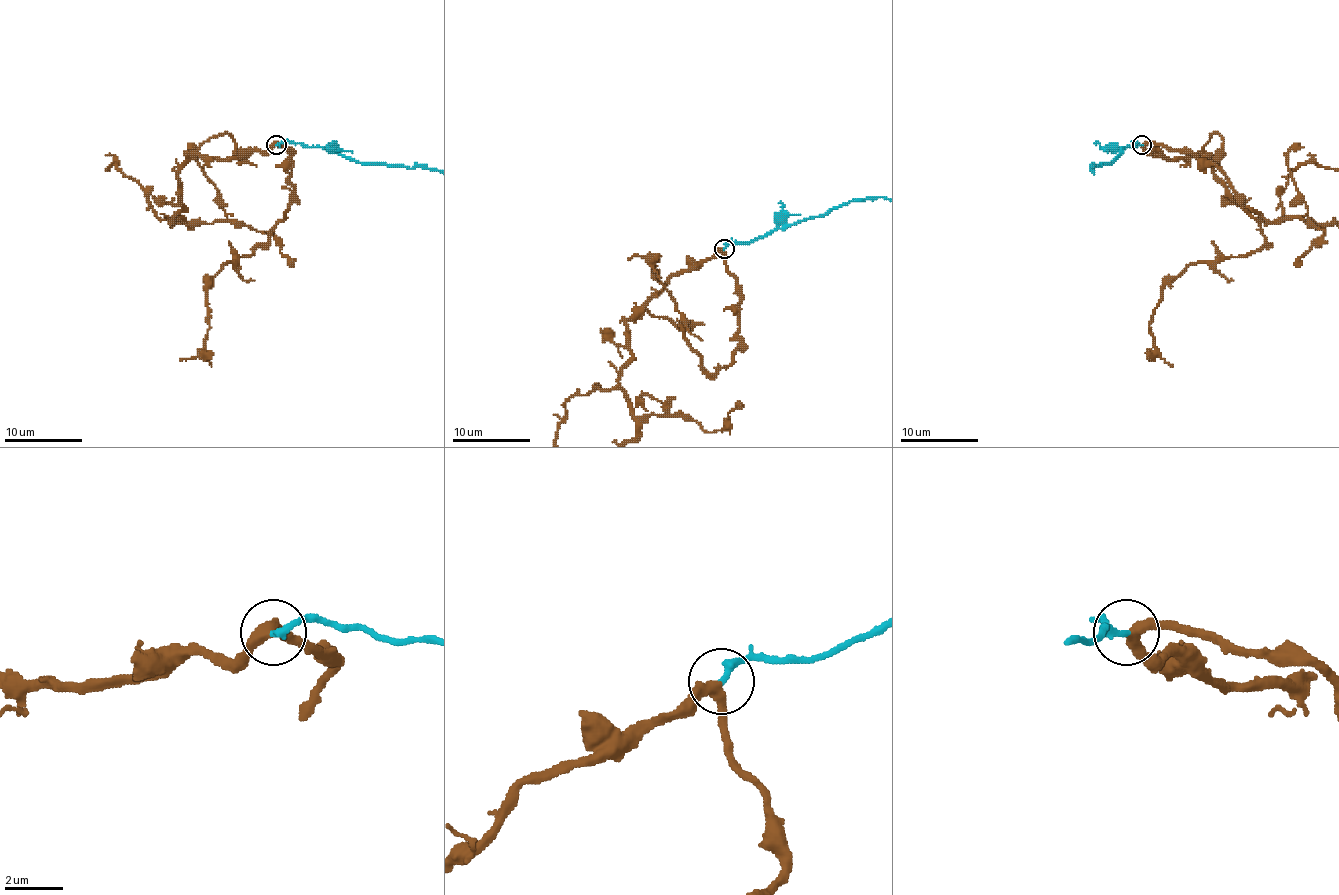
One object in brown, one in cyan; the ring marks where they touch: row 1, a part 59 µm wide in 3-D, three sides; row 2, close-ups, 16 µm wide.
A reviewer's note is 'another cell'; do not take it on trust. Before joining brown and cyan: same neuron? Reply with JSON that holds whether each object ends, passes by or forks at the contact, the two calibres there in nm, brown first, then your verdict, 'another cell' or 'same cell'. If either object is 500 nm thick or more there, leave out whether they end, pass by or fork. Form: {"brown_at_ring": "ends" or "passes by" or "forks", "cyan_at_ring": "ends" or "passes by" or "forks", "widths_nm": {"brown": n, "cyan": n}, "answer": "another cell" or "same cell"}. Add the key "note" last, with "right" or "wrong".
{"brown_at_ring": "passes by", "cyan_at_ring": "ends", "widths_nm": {"brown": 360, "cyan": 280}, "answer": "same cell", "note": "wrong"}

